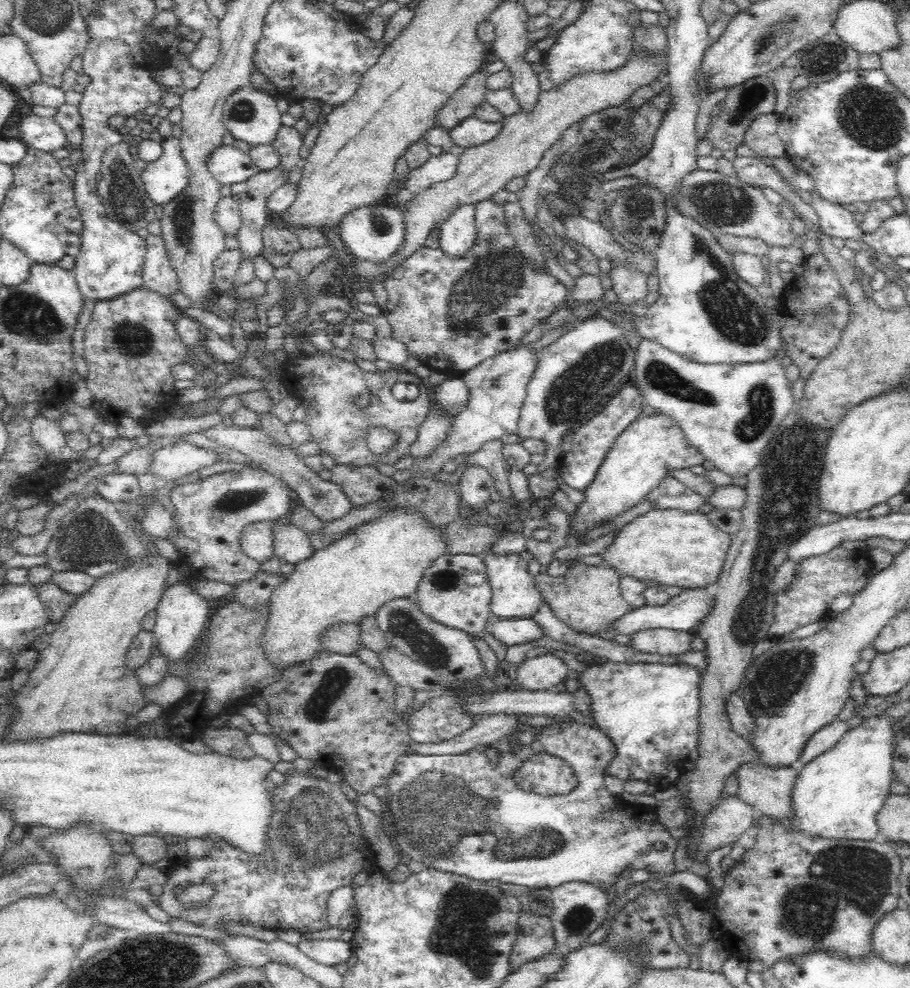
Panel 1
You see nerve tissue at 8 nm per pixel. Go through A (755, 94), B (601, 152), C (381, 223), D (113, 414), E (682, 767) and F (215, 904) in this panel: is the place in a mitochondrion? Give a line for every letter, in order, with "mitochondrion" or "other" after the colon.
A: mitochondrion
B: mitochondrion
C: mitochondrion
D: other
E: other
F: other

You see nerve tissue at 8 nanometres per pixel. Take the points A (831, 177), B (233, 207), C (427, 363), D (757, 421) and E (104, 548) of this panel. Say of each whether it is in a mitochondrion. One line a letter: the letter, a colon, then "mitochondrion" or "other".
A: other
B: other
C: other
D: mitochondrion
E: mitochondrion

